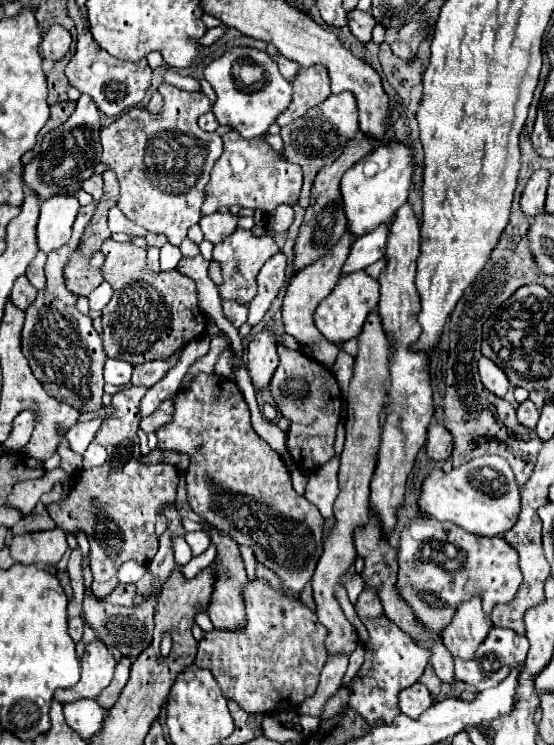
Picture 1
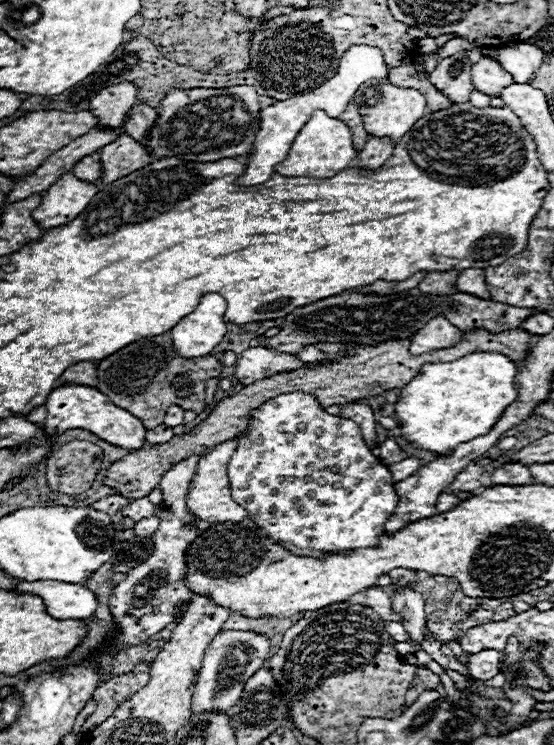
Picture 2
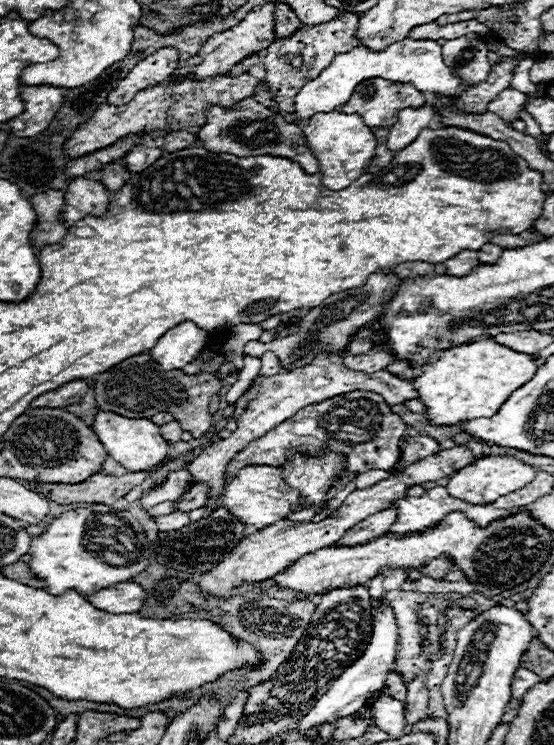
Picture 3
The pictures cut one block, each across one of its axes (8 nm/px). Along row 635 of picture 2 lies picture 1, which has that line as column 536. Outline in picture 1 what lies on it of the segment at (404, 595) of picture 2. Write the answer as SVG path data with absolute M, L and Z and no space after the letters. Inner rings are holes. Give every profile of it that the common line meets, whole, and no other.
M524 400L520 406L518 406L518 420L528 426L528 428L534 428L536 422L538 422L538 410L536 406L532 404L532 400Z

